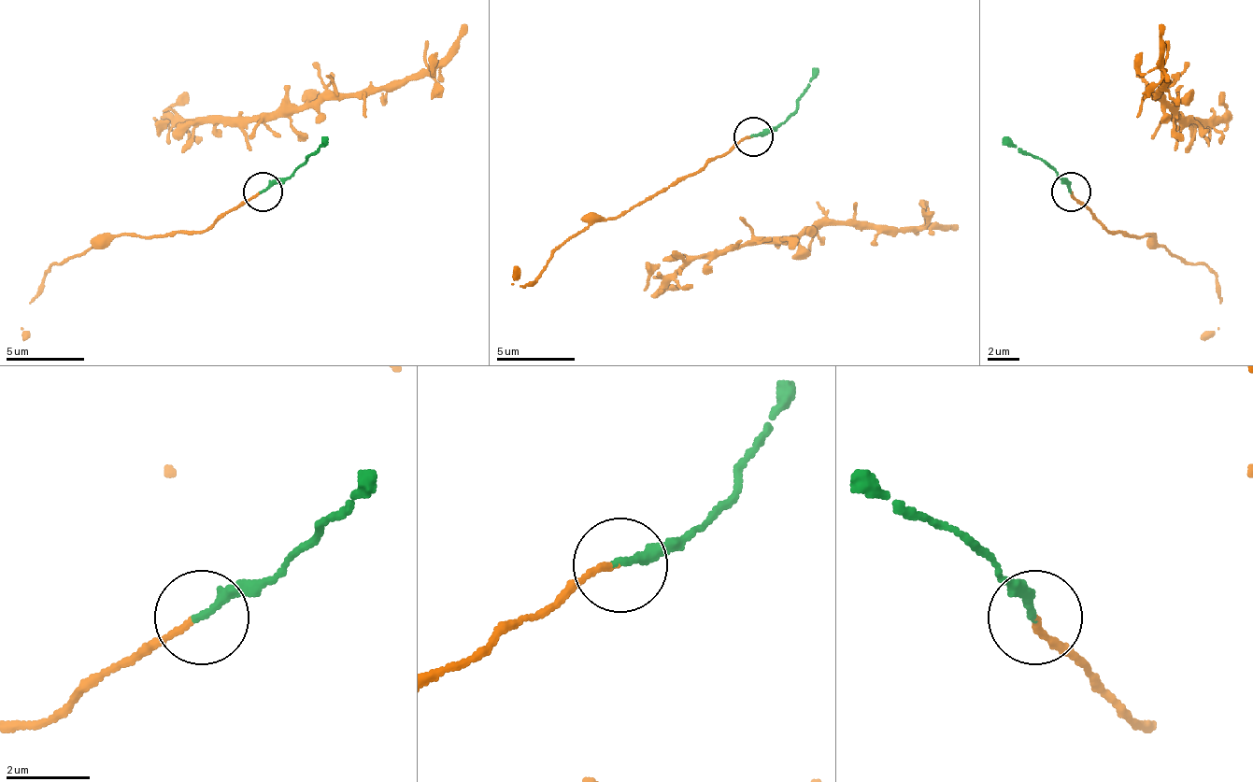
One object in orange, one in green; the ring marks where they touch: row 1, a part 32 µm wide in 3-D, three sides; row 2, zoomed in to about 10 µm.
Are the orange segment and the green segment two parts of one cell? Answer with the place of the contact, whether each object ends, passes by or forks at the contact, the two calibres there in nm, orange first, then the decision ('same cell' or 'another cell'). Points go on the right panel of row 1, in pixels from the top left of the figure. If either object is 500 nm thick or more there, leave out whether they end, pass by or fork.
(1071, 191) | orange ends | green ends | 130/240 nm | same cell

